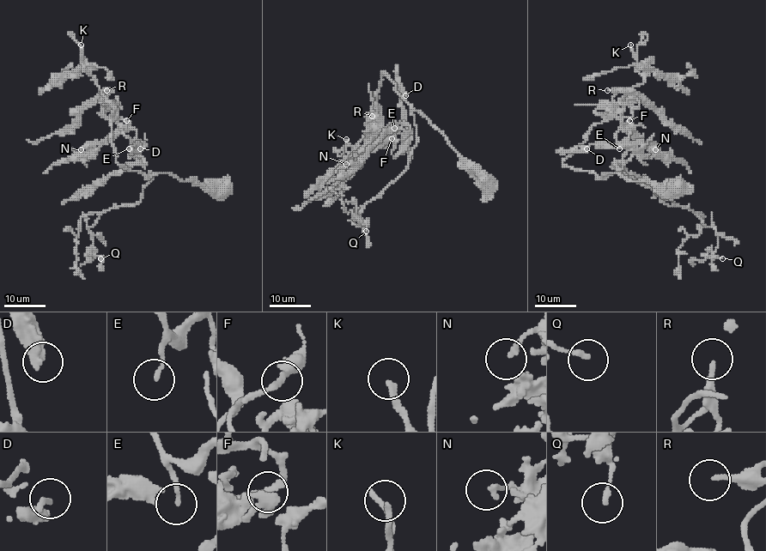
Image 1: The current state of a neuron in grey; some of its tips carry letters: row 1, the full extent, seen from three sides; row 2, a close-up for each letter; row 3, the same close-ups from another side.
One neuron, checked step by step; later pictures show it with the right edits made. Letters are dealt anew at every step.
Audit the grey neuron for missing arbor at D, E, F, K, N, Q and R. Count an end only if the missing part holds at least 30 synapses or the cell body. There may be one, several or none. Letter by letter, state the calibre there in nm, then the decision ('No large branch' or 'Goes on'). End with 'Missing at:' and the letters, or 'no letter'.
D: Thickness 190 nm. No large branch
E: Thickness 150 nm. No large branch
F: Thickness 170 nm. No large branch
K: Thickness 180 nm. No large branch
N: Thickness 180 nm. No large branch
Q: Thickness 150 nm. No large branch
R: Thickness 190 nm. No large branch
Missing at: no letter

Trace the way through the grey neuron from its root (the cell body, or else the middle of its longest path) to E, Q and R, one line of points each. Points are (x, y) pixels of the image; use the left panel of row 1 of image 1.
E: (223, 190), (169, 173), (146, 178), (123, 167), (111, 140), (116, 118), (129, 148)
Q: (223, 190), (169, 173), (145, 178), (149, 172), (153, 178), (138, 202), (104, 210), (88, 227), (100, 258)
R: (223, 190), (169, 173), (146, 178), (123, 167), (111, 140), (112, 119), (101, 112), (106, 90)

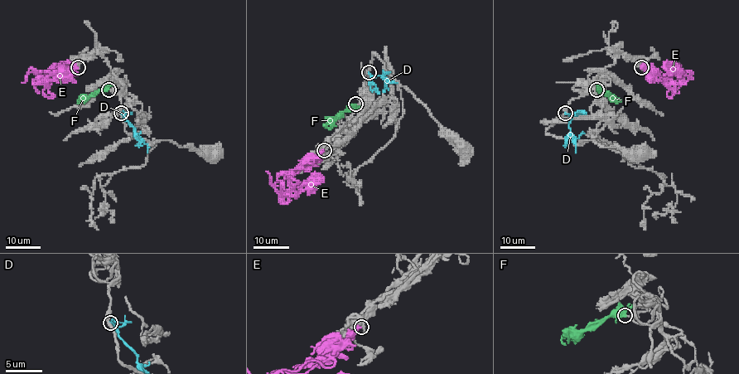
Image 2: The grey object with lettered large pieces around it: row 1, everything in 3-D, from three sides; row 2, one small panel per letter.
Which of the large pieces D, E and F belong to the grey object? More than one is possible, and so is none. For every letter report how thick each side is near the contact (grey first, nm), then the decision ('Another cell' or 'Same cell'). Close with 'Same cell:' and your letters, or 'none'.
D: Thickness 360 nm (grey) against 200 nm. Another cell
E: Thickness 200 nm (grey) against 360 nm. Another cell
F: Thickness 180 nm (grey) against 480 nm. Same cell
Same cell: F

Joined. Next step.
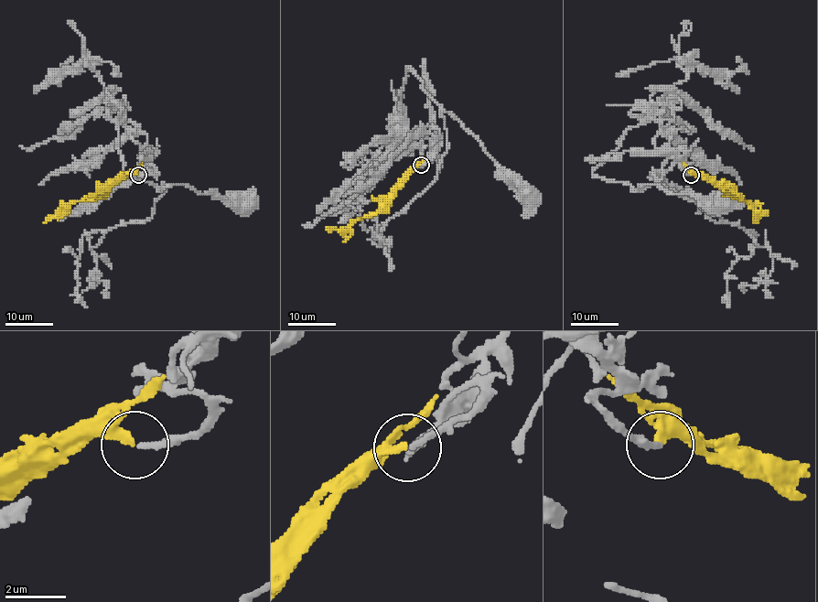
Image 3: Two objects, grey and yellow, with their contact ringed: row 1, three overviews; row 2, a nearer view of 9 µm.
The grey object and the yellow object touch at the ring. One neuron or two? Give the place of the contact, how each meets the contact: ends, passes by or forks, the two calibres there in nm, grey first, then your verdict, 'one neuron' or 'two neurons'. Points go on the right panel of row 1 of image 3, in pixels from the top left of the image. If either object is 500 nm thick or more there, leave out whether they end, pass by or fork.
place (691, 175); grey ends; yellow ends; calibres 170 and 240 nm; one neuron

